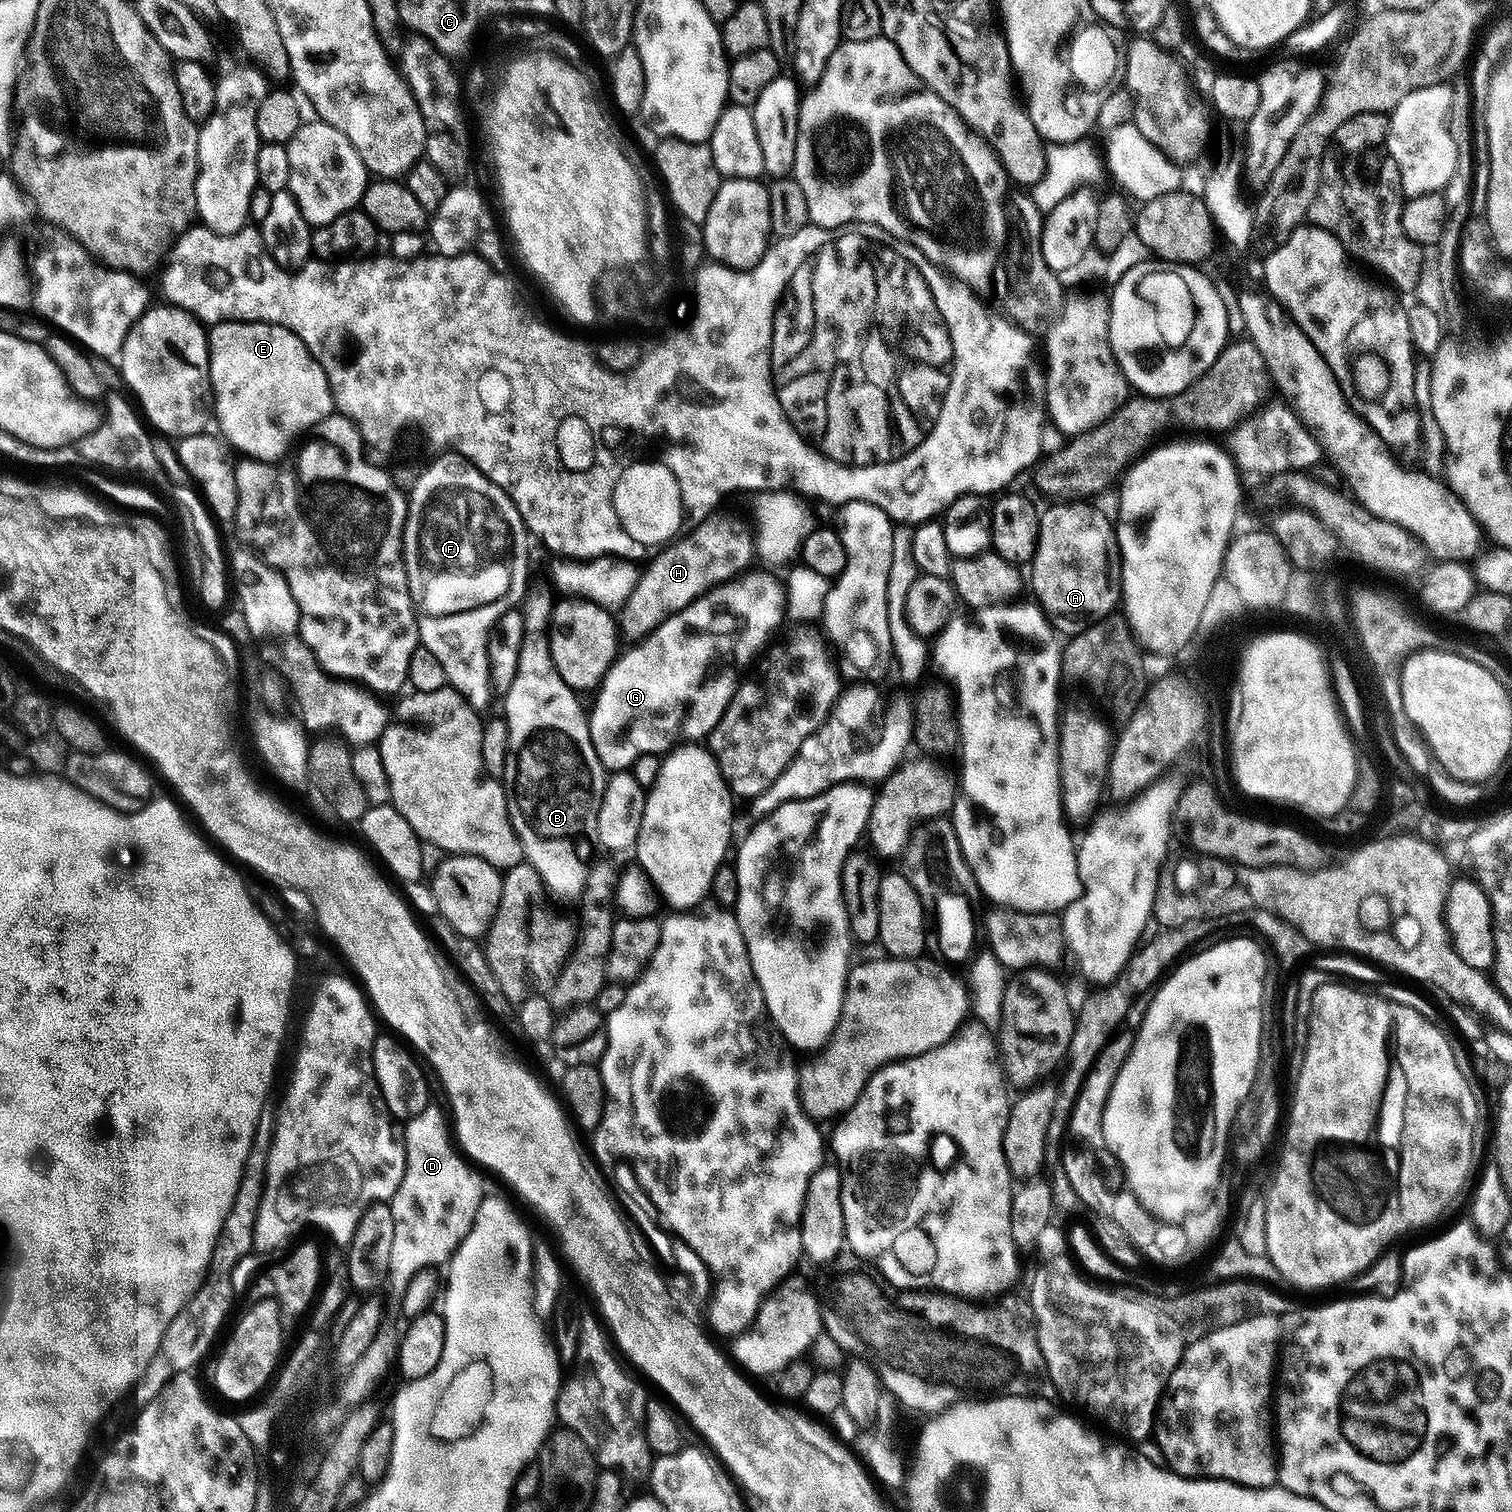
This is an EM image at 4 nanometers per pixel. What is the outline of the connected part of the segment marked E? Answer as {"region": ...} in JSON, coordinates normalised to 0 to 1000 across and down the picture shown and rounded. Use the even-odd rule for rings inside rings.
{"region":[[[146,212],[145,214],[140,215],[137,218],[137,221],[138,251],[140,253],[139,265],[142,268],[142,278],[142,280],[143,278],[146,280],[145,288],[154,297],[156,296],[159,302],[178,306],[187,305],[199,289],[206,286],[210,279],[220,274],[218,253],[213,242],[192,218],[183,214],[166,214],[165,212]]]}

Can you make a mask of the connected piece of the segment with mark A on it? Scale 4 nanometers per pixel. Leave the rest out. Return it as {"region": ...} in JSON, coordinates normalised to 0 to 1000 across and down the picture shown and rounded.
{"region":[[[698,332],[696,336],[688,339],[687,358],[681,371],[683,392],[691,407],[699,419],[708,422],[722,413],[739,404],[742,397],[741,391],[741,362],[738,360],[736,345],[730,339],[722,336],[720,332]]]}

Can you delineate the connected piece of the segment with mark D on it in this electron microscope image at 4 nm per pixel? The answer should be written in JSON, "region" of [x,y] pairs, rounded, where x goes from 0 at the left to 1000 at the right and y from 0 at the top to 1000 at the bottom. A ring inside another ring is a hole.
{"region":[[[284,731],[282,734],[279,734],[279,735],[274,739],[268,741],[266,746],[266,753],[267,755],[267,760],[269,761],[269,774],[267,775],[266,782],[264,782],[263,787],[258,794],[259,802],[261,803],[261,818],[260,823],[258,824],[258,835],[257,835],[257,840],[255,842],[255,849],[257,849],[259,854],[261,856],[261,858],[263,860],[267,858],[269,851],[271,849],[271,845],[272,845],[274,843],[281,841],[284,837],[288,837],[286,836],[291,836],[293,833],[294,835],[294,834],[298,831],[299,829],[301,828],[302,825],[308,819],[308,816],[311,816],[311,813],[313,811],[313,803],[316,803],[316,798],[319,798],[319,795],[321,790],[320,780],[317,778],[318,776],[303,761],[302,757],[300,756],[300,749],[298,748],[297,739],[295,737],[294,733],[293,732],[292,733],[292,733],[288,733],[288,731]]]}

